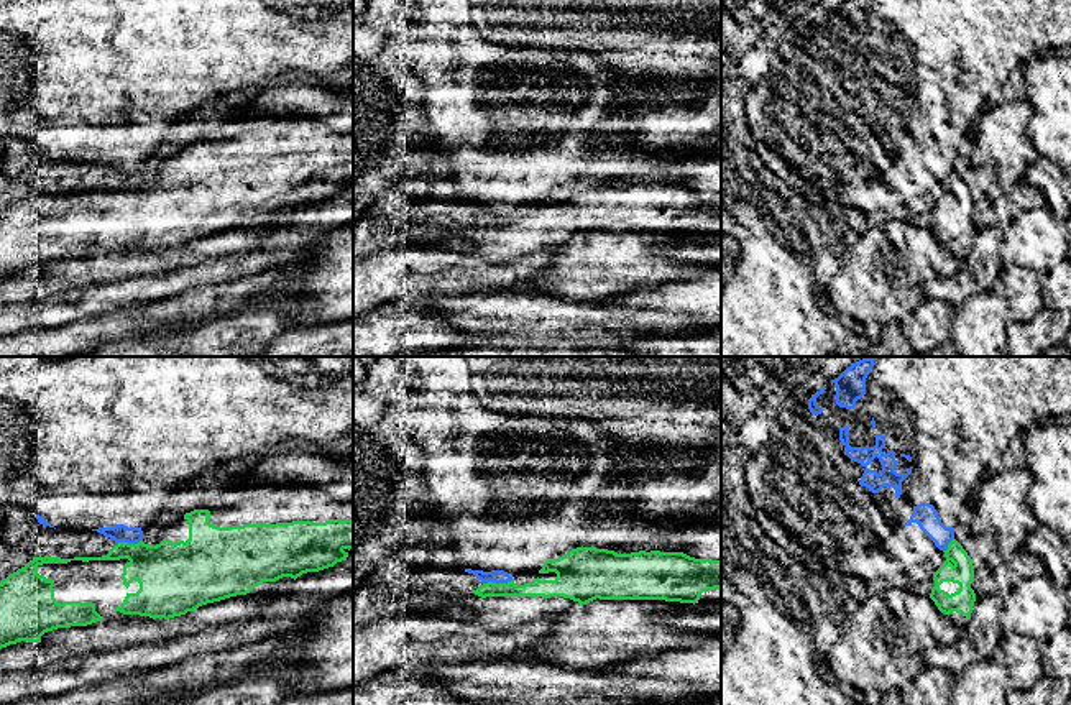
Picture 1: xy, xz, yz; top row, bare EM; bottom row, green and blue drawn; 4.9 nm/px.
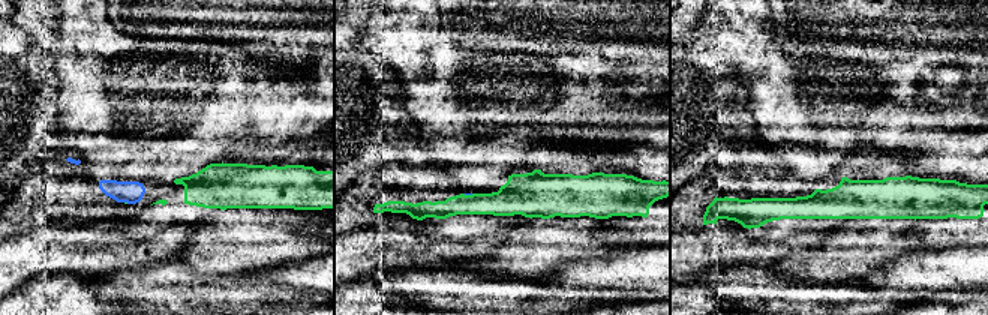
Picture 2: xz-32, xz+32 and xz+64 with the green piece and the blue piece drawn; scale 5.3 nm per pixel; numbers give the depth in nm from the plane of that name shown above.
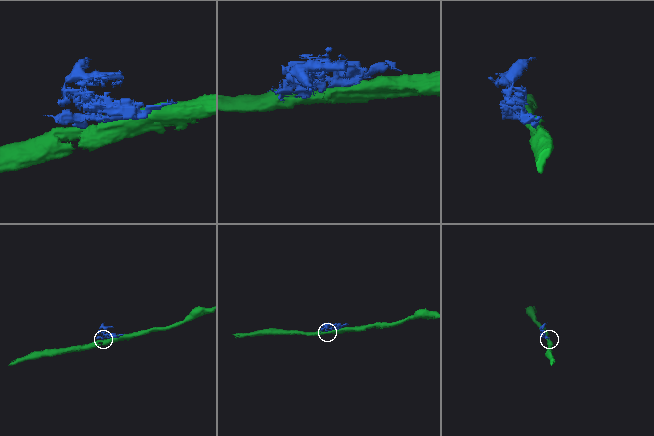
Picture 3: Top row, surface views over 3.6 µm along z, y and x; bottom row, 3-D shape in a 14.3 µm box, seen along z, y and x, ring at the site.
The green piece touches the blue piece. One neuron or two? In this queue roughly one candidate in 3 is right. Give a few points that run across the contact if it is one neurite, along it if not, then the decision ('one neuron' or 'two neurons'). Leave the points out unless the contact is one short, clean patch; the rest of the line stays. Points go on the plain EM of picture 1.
two neurons

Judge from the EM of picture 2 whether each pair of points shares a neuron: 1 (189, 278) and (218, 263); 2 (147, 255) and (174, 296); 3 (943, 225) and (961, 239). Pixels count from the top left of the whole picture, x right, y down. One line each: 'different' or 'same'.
1: different
2: different
3: same

